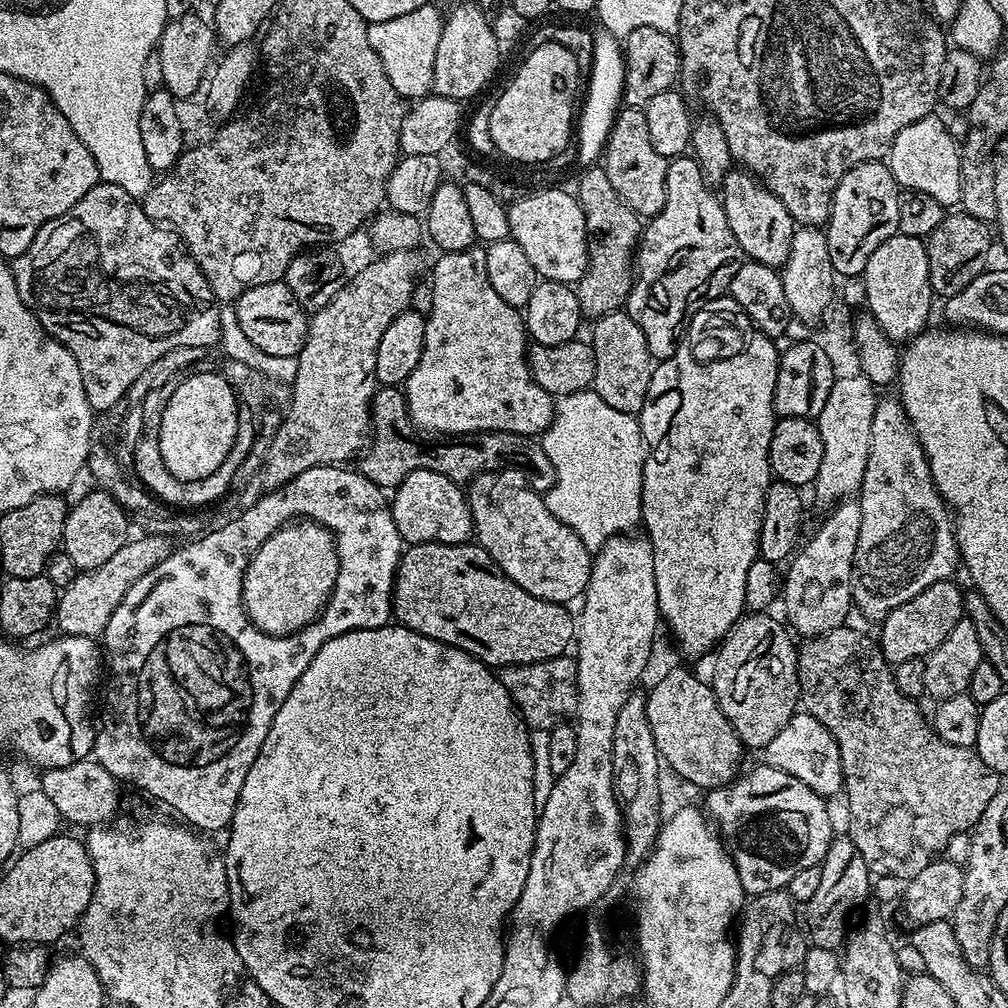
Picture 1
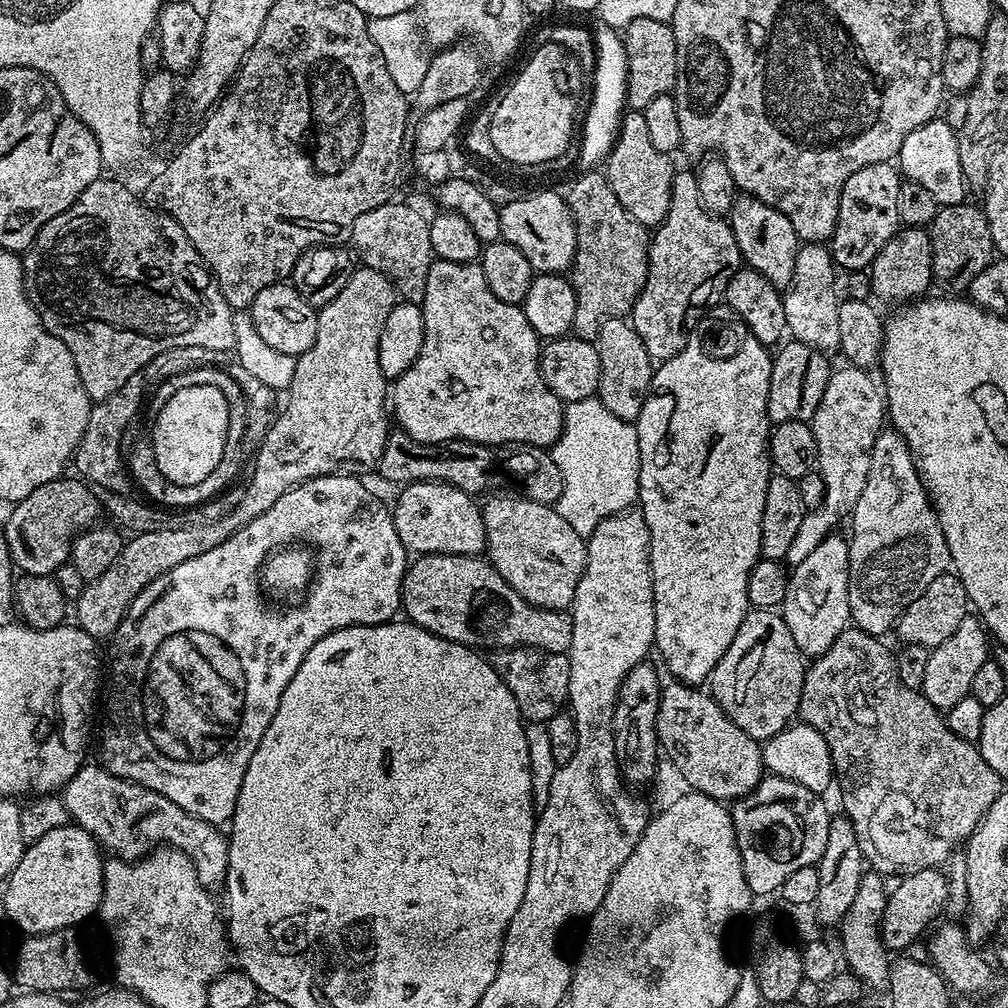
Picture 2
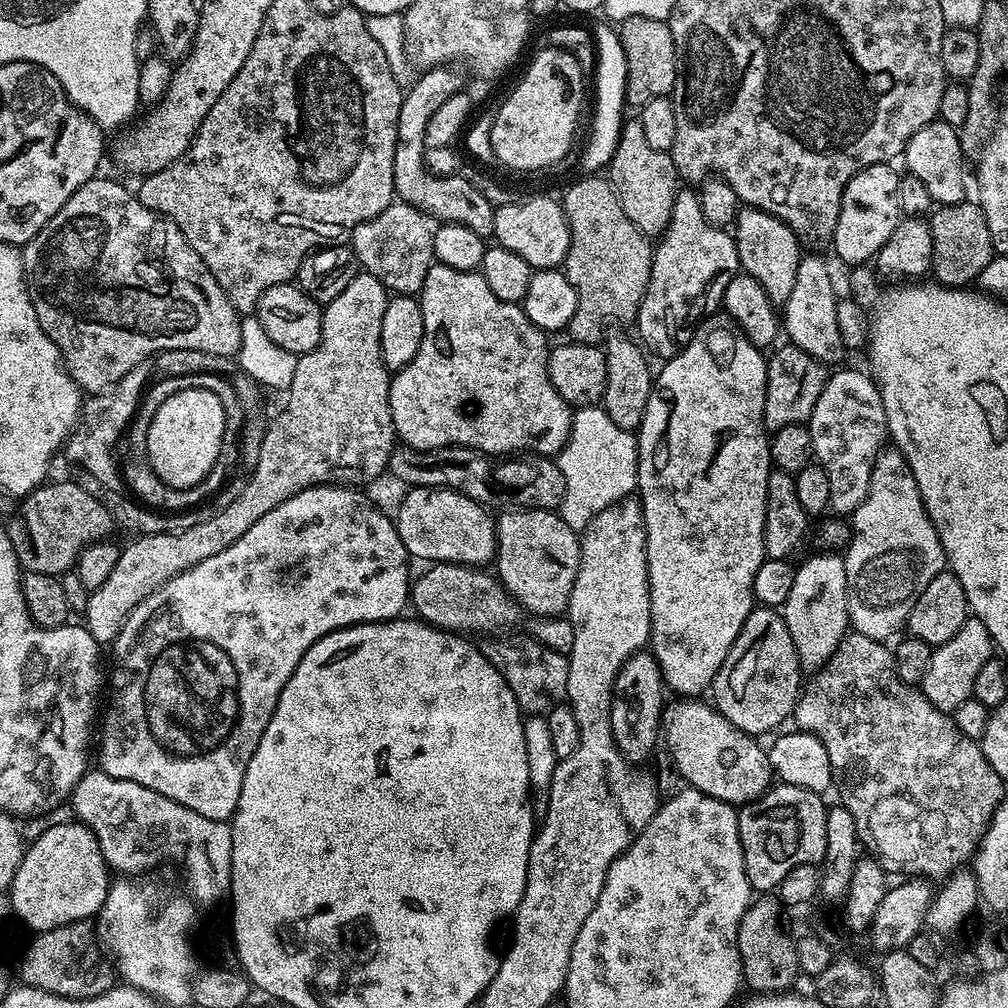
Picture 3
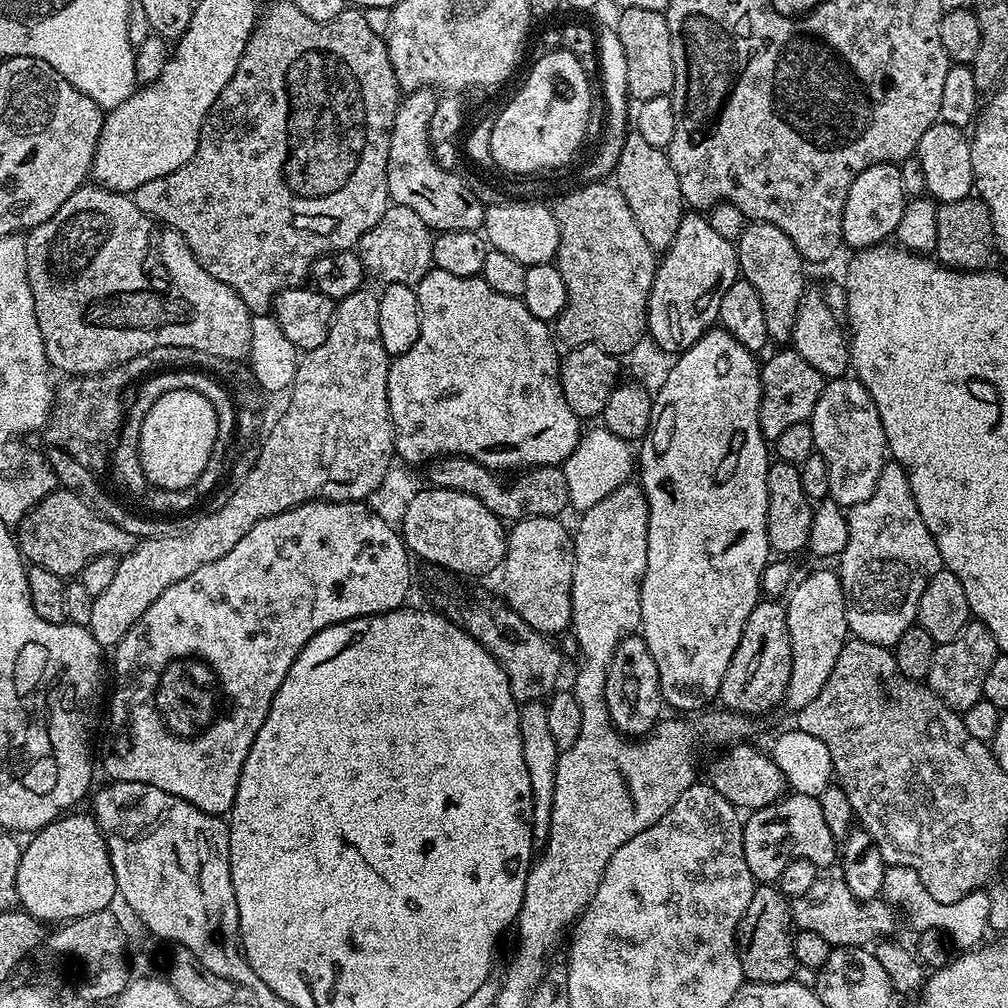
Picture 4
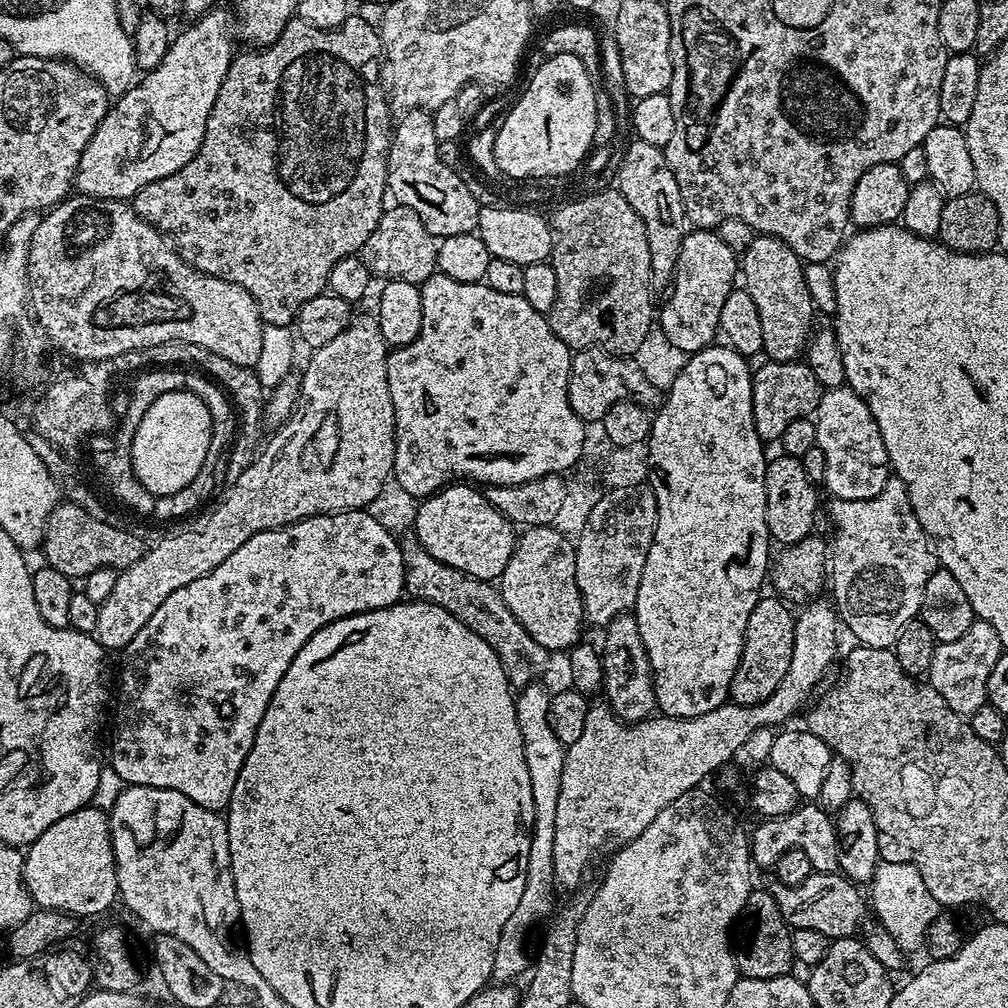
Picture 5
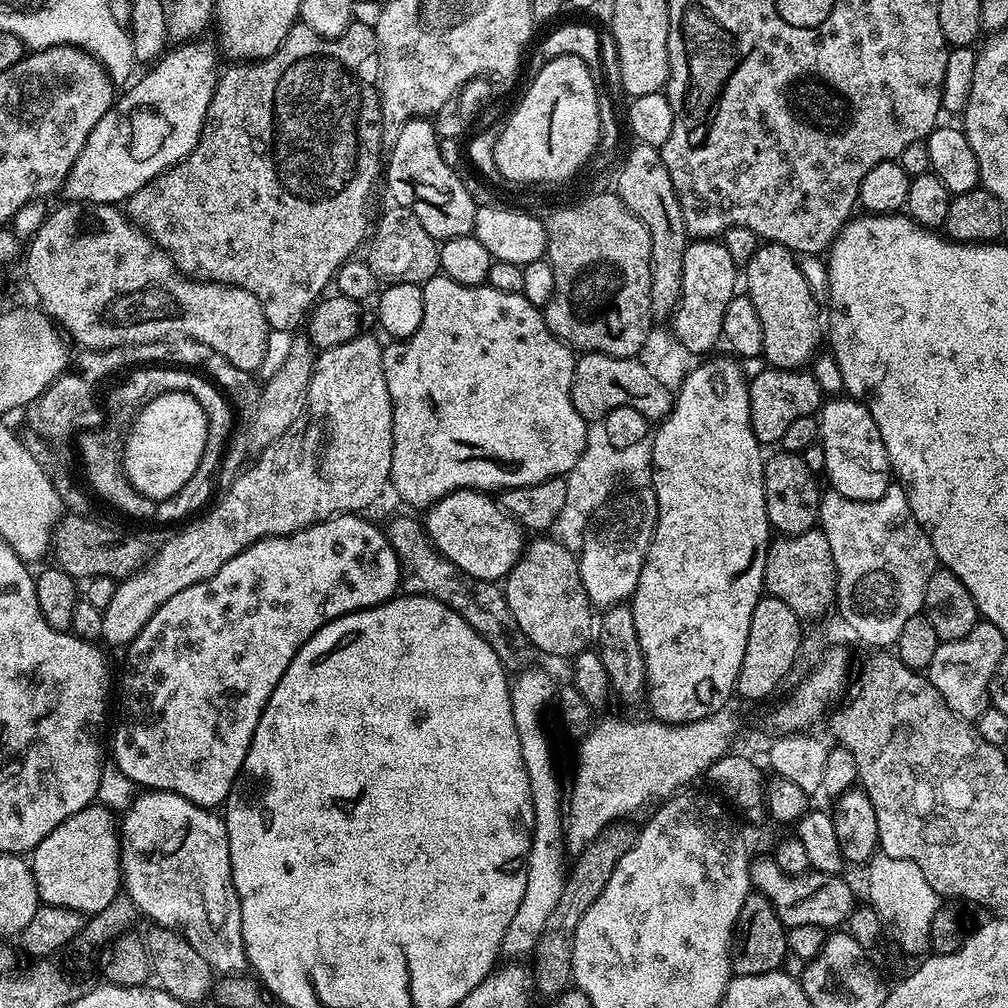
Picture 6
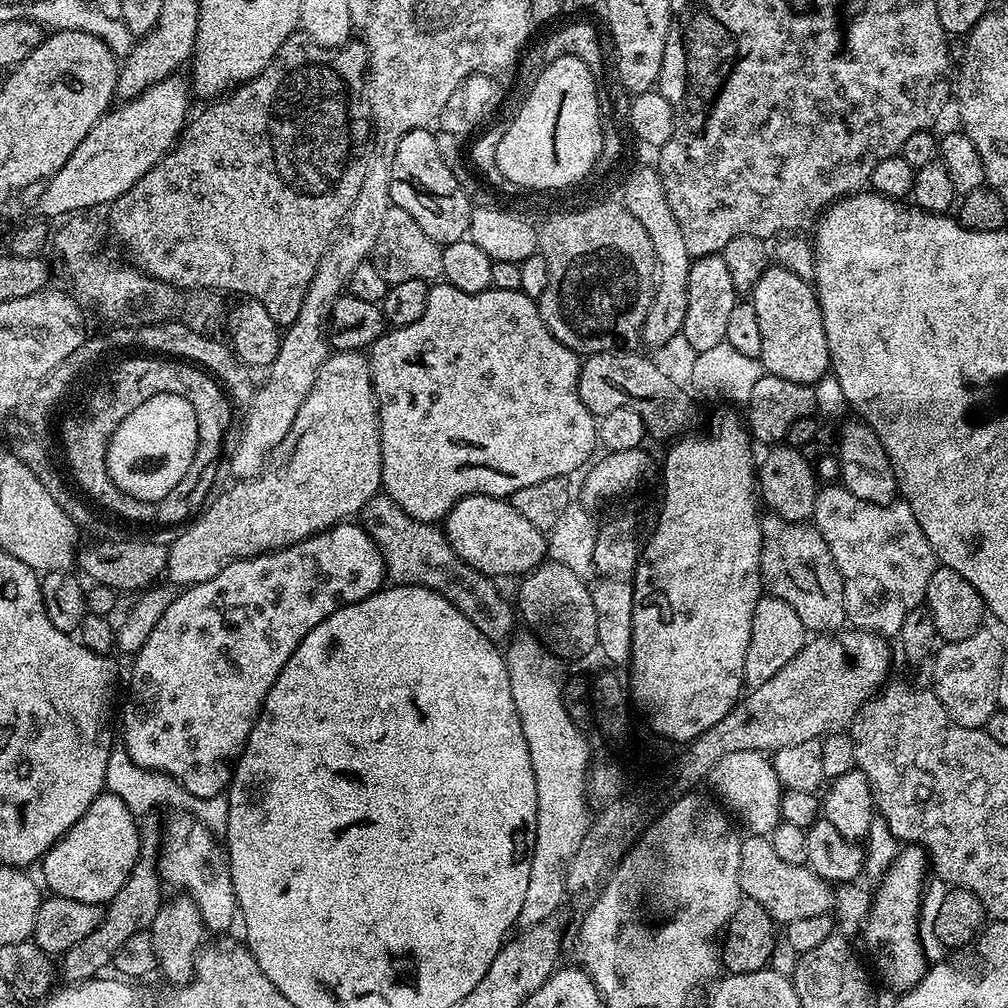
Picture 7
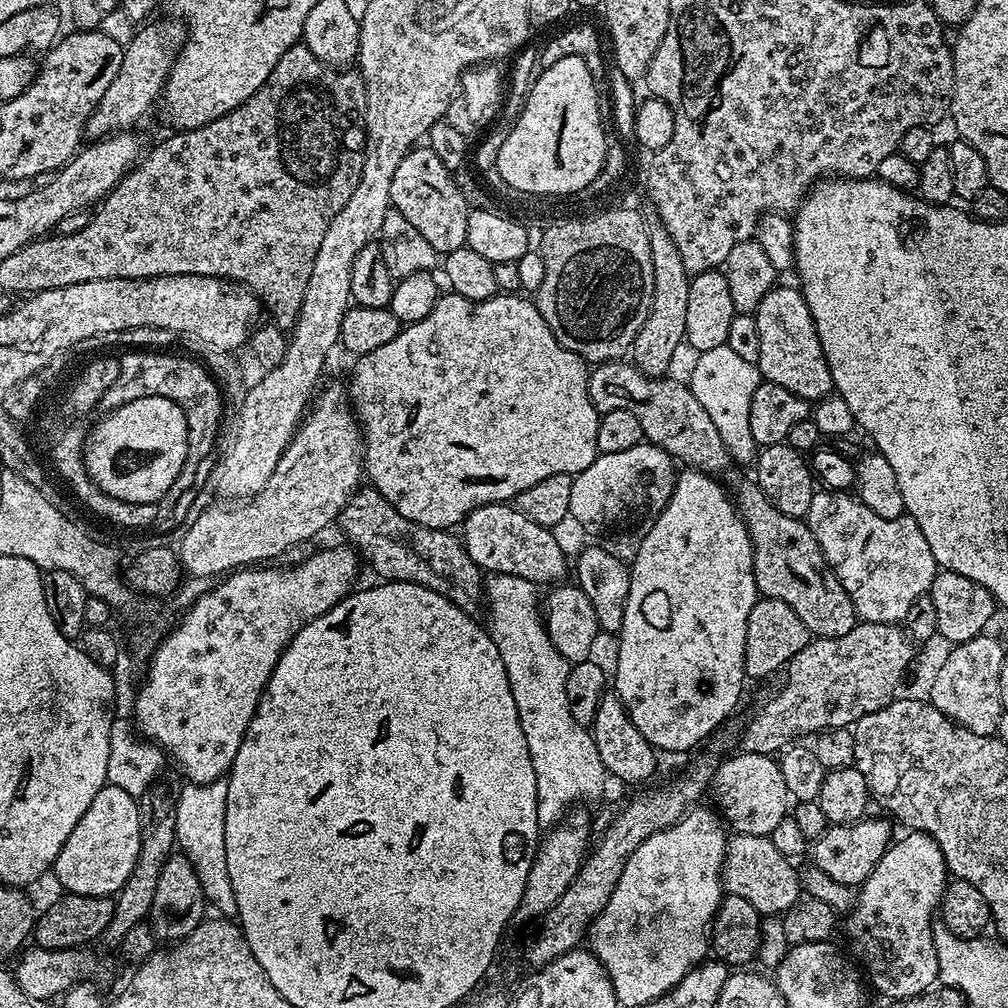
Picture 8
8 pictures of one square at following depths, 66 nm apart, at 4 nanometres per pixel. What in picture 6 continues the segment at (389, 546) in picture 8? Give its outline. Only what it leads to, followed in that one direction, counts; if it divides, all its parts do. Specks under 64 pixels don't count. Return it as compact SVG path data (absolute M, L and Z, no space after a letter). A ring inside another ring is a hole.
M396 516L386 527L388 541L392 543L392 549L396 552L396 557L400 563L400 578L402 588L405 593L418 596L433 596L438 602L450 606L486 642L490 642L490 650L498 654L498 658L504 663L505 669L509 673L519 674L529 665L531 656L534 656L534 649L528 643L526 634L514 622L514 614L510 614L510 606L504 597L504 589L499 583L473 578L466 574L450 558L446 558L432 544L432 539L428 537L425 525L420 524L412 516Z

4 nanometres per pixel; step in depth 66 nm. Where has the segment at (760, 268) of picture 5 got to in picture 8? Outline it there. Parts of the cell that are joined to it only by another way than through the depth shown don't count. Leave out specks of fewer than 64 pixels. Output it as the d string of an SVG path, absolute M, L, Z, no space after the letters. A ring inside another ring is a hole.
M799 287L770 289L754 313L758 322L758 334L762 334L758 362L761 377L769 384L783 386L790 394L809 402L819 402L833 395L832 375L822 350L822 342L806 306L806 298Z

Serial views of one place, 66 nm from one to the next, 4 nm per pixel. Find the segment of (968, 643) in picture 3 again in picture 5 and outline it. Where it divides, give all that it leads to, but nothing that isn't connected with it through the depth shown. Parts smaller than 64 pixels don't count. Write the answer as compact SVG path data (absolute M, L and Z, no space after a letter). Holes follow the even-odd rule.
M977 618L955 642L937 644L934 658L930 662L930 670L926 677L927 683L932 685L942 698L946 698L946 706L958 715L971 718L978 706L987 704L986 681L990 679L990 670L994 670L994 662L998 662L1001 652L1005 651L998 638L998 630L990 626L990 622Z

